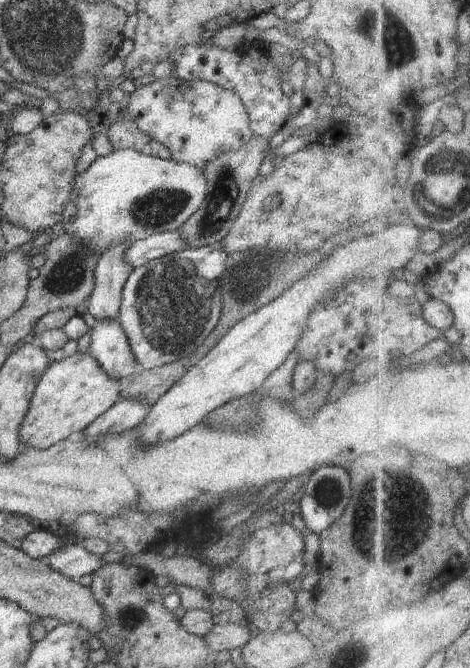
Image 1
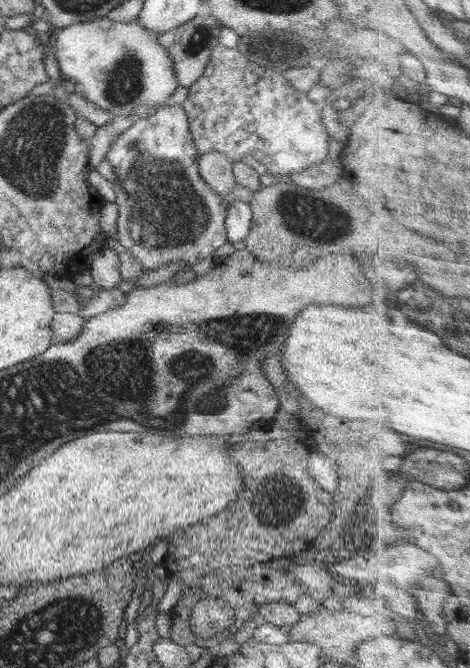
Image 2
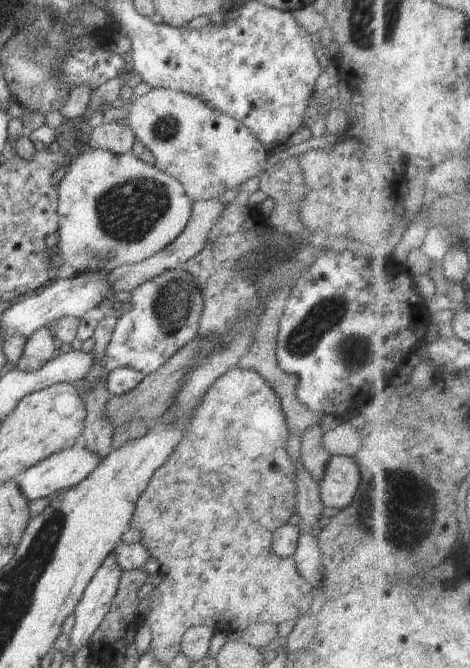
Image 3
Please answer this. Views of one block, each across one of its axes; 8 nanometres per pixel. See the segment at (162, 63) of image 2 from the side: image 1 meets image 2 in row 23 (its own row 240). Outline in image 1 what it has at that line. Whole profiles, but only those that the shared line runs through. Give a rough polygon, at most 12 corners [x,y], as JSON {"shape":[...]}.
{"shape":[[113,150],[75,177],[61,234],[100,255],[181,228],[207,181]]}

